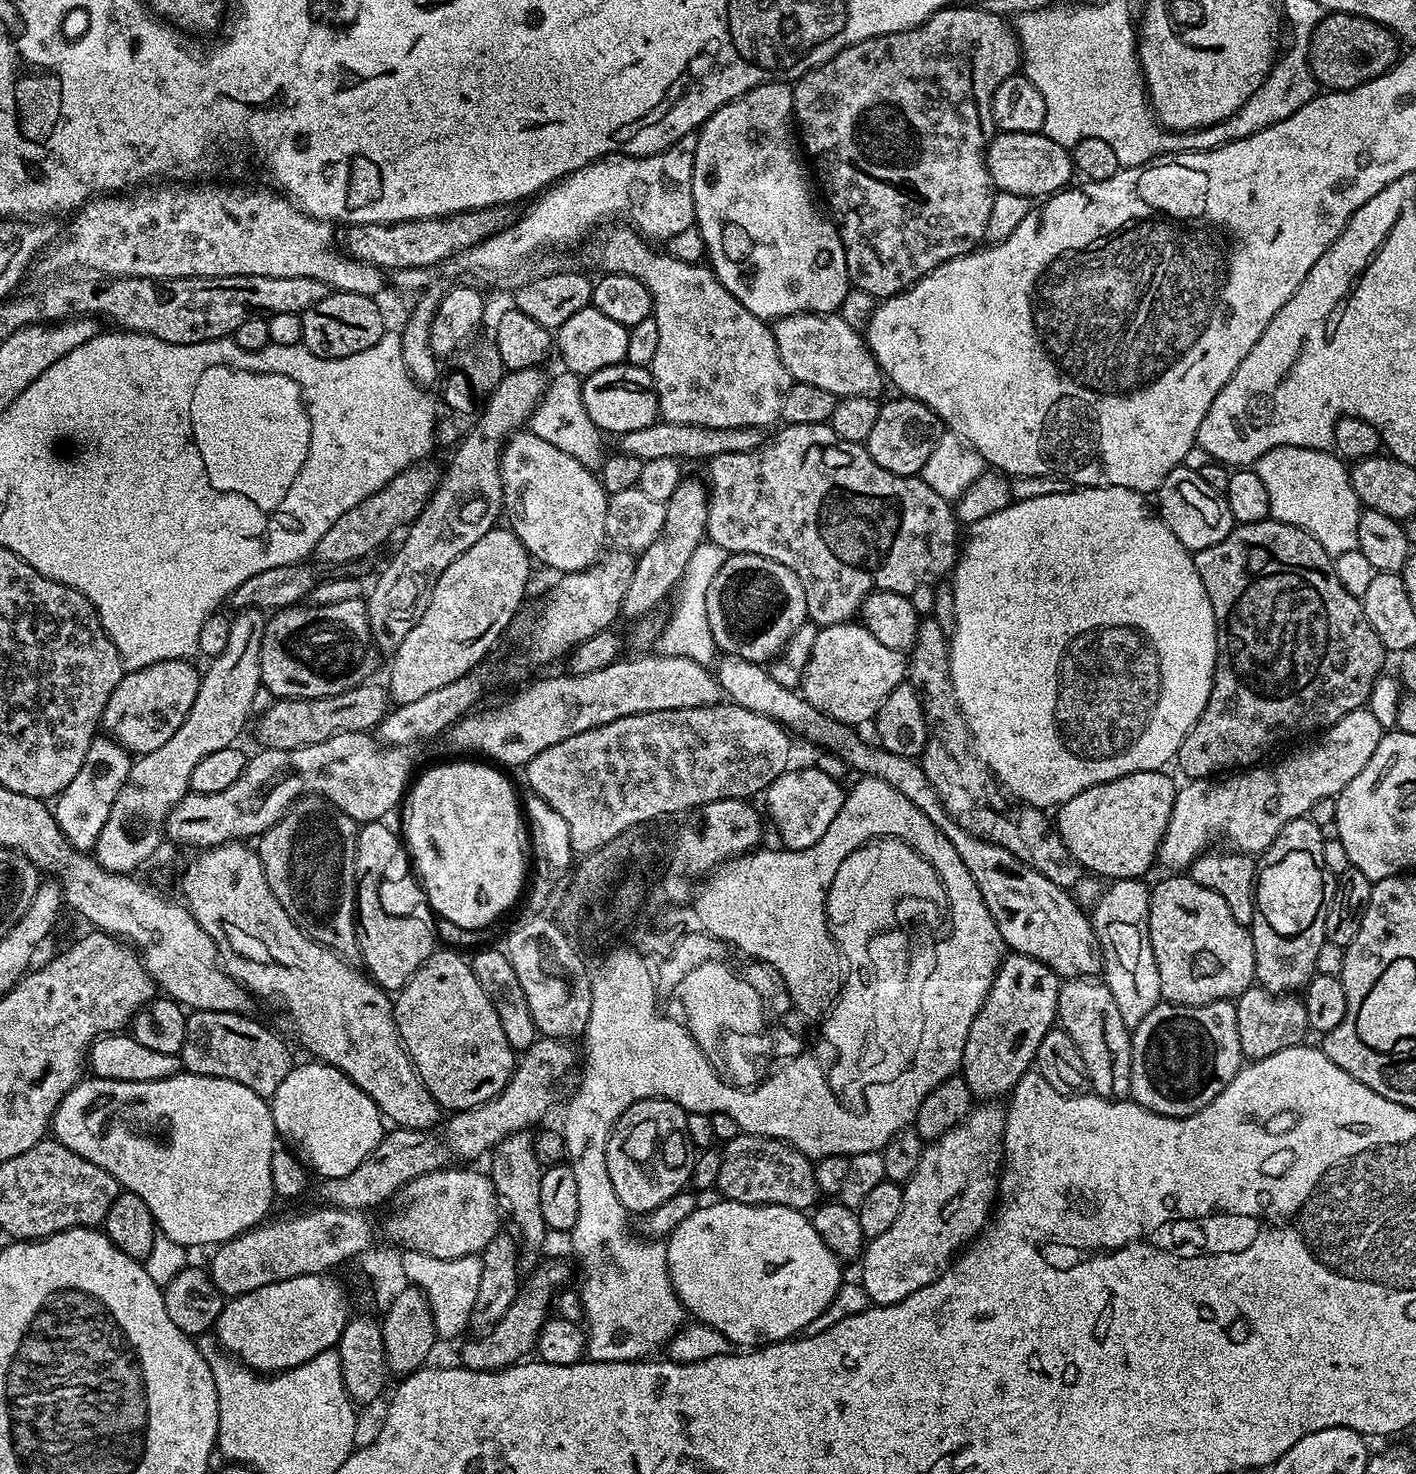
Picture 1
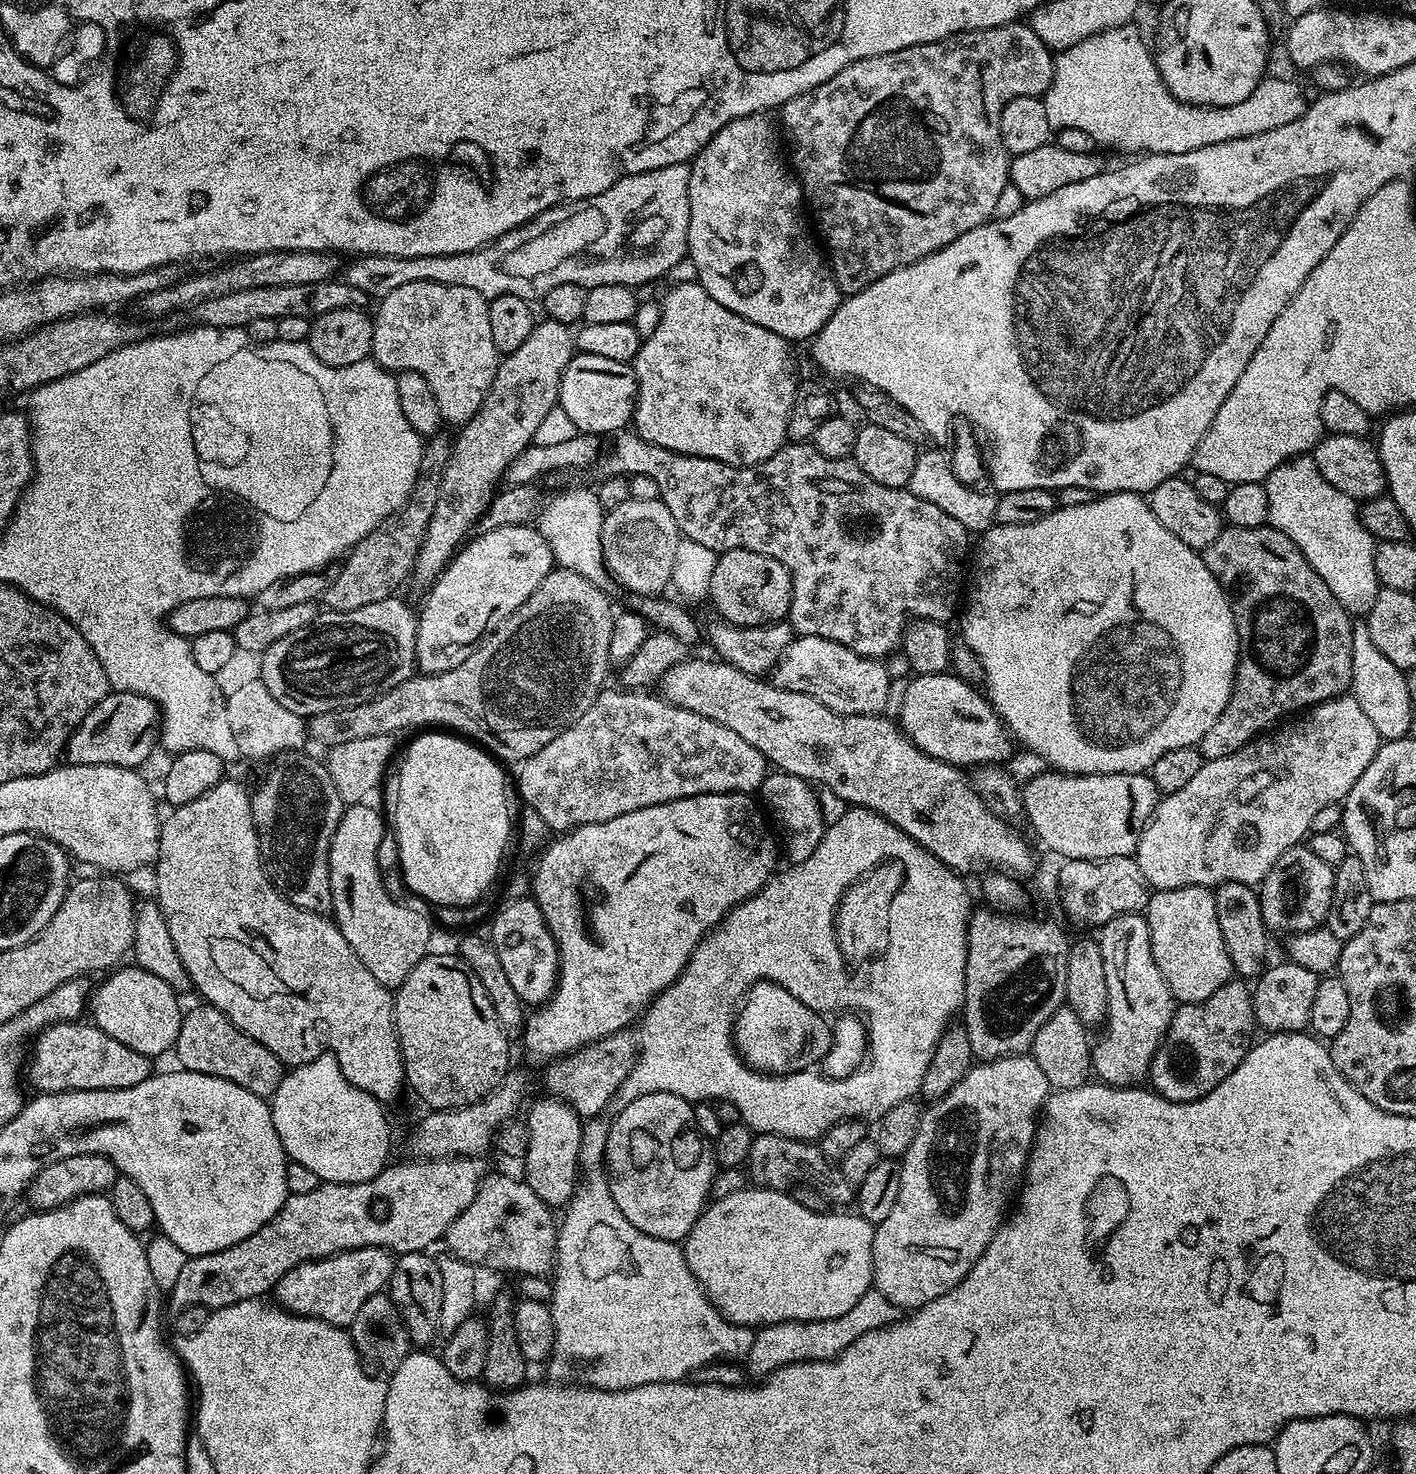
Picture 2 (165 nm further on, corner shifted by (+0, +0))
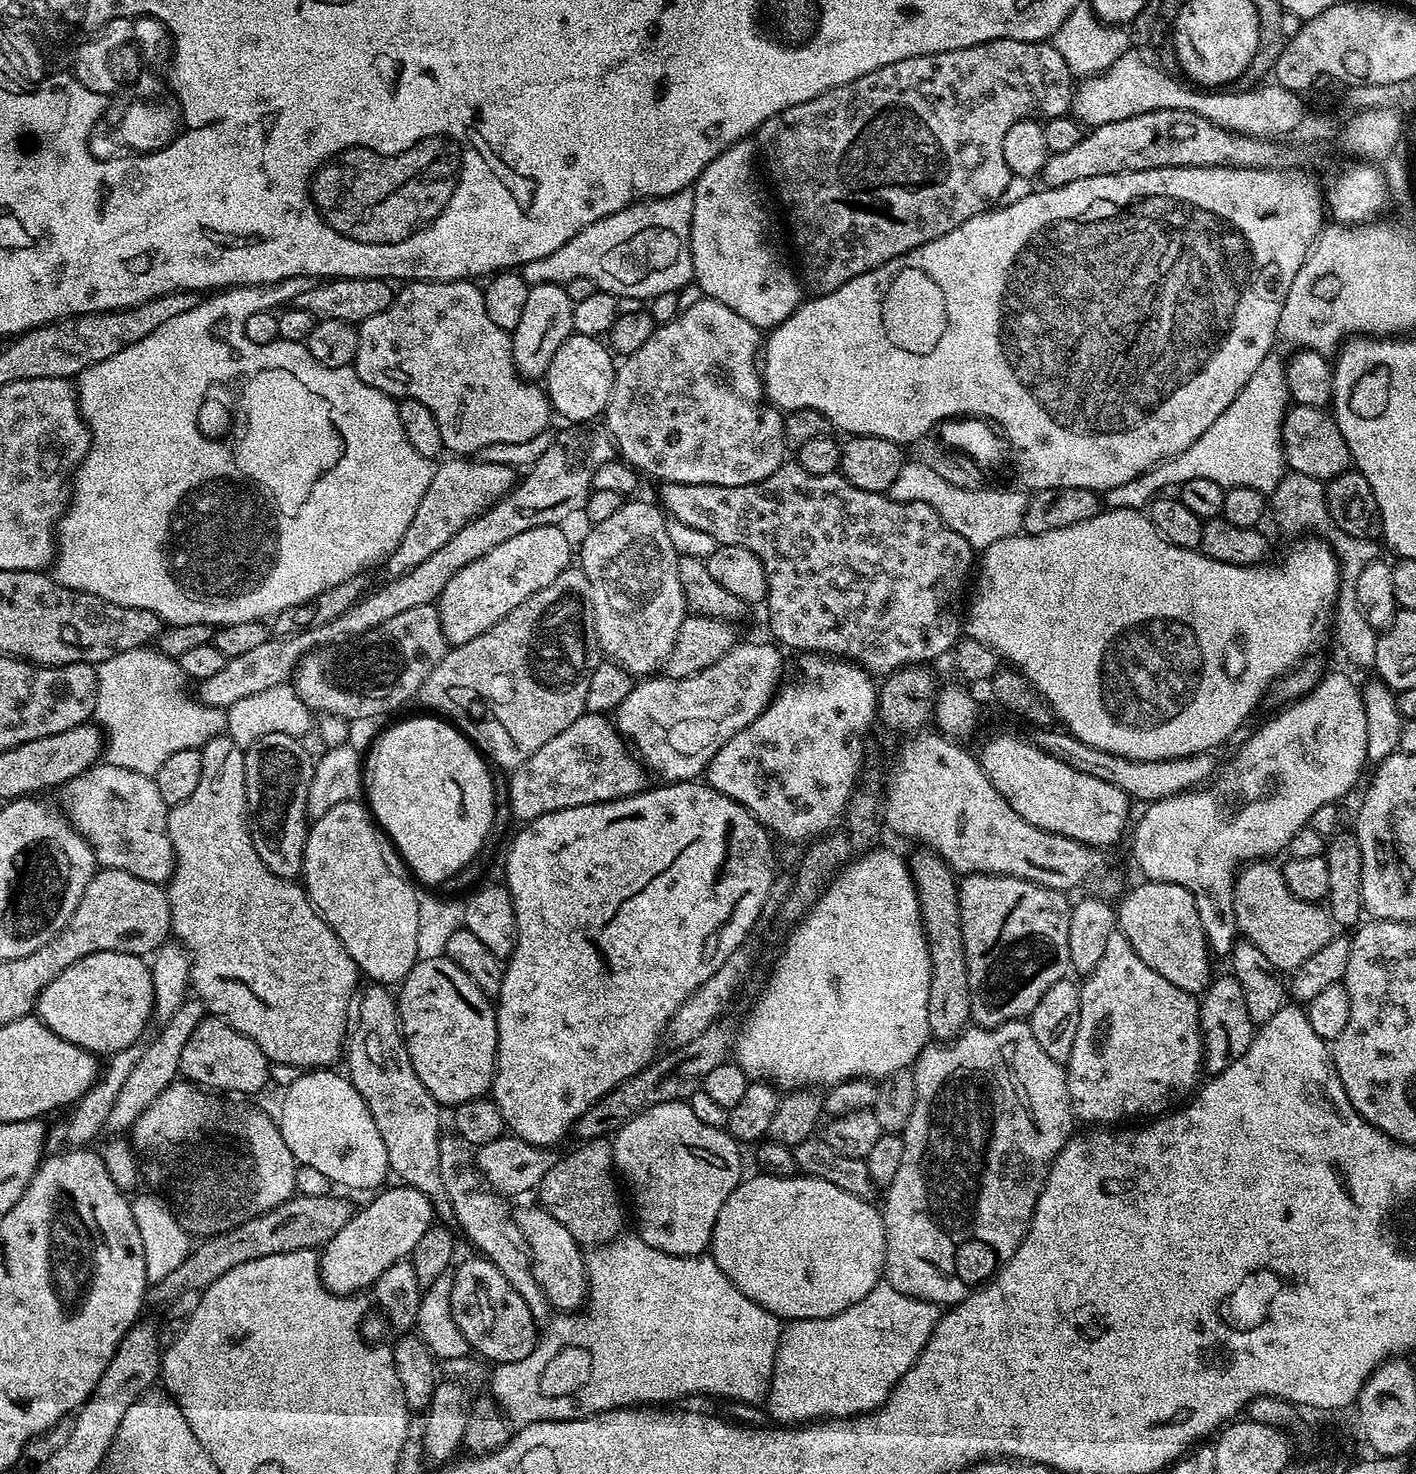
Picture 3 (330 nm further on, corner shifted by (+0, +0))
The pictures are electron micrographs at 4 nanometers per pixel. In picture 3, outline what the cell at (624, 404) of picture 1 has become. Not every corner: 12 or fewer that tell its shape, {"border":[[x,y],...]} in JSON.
{"border":[[603,339],[558,346],[548,402],[568,422],[603,417],[616,370]]}

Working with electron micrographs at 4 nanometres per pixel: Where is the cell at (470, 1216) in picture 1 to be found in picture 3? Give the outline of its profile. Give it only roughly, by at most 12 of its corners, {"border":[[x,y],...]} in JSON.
{"border":[[543,1206],[514,1219],[557,1313],[588,1298],[582,1246]]}

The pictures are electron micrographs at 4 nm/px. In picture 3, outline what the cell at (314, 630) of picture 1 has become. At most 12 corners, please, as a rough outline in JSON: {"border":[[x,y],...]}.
{"border":[[436,604],[343,649],[290,684],[313,713],[372,720],[419,693],[450,645]]}

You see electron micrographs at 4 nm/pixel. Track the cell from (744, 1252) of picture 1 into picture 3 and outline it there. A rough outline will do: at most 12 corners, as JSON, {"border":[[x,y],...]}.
{"border":[[803,1174],[741,1179],[718,1270],[784,1322],[884,1274],[883,1215]]}

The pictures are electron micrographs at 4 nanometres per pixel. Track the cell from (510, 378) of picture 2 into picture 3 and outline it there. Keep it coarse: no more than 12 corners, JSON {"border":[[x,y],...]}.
{"border":[[534,284],[510,333],[520,375],[540,382],[573,335],[563,284]]}

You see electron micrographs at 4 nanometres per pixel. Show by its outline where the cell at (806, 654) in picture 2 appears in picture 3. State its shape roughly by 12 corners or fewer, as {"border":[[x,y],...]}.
{"border":[[775,643],[633,683],[616,731],[649,773],[696,780],[781,683]]}

